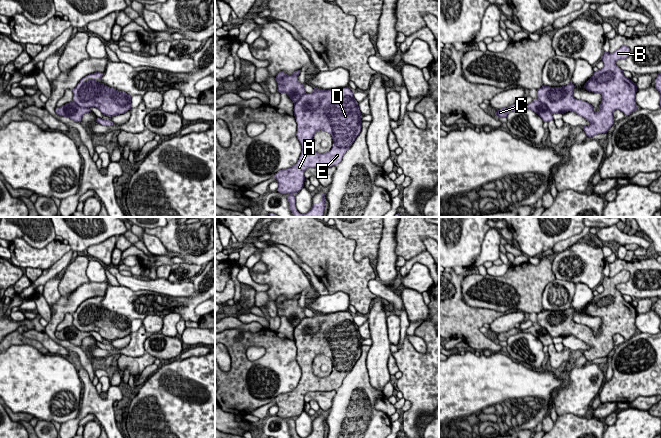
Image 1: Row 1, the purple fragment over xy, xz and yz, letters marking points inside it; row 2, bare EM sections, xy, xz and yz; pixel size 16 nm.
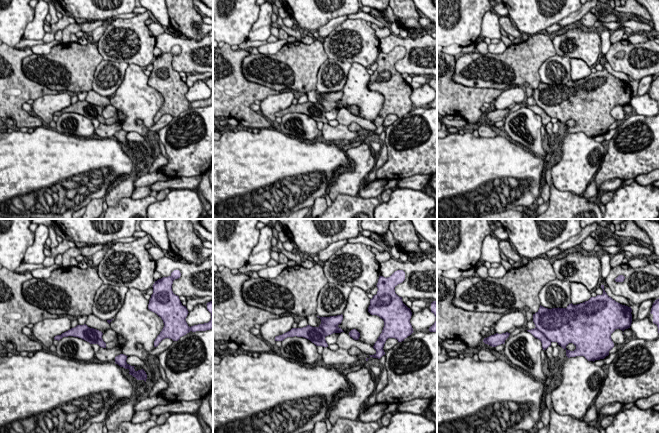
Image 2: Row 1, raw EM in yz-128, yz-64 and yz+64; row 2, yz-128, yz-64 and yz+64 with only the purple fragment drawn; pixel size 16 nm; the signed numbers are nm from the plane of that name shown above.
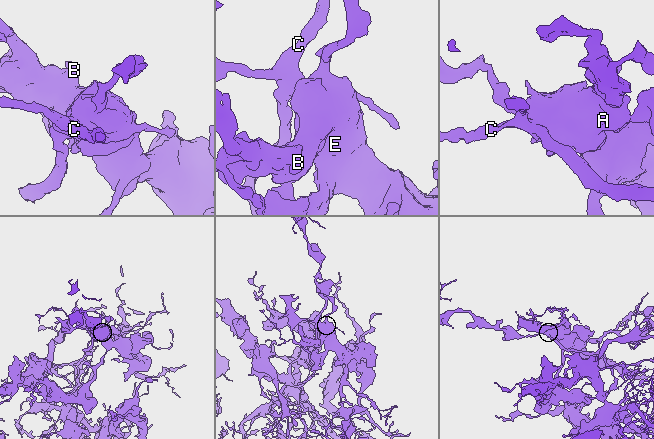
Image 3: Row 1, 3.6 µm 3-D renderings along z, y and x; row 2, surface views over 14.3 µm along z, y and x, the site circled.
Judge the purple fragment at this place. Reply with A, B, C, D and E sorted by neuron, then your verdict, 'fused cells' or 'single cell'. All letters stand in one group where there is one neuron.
groups A B C D E; single cell

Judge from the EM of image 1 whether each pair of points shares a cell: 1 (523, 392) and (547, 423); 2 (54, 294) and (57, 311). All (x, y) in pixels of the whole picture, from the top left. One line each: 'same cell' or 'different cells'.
1: different cells
2: different cells

